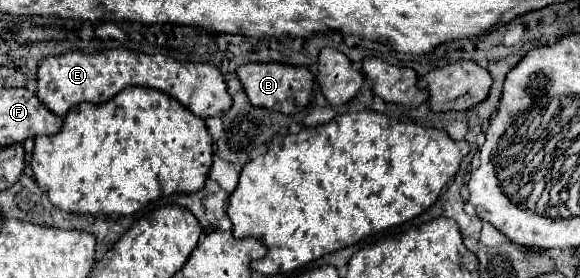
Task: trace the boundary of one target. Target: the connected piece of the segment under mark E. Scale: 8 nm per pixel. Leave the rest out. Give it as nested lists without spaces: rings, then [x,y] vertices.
[[[110,49],[94,55],[82,51],[68,51],[58,57],[46,57],[38,65],[38,91],[36,97],[54,115],[64,117],[74,105],[80,103],[106,103],[118,91],[126,87],[150,87],[164,91],[166,95],[178,99],[194,115],[208,119],[222,115],[230,109],[232,99],[226,89],[222,73],[210,63],[180,63],[164,55],[144,55],[132,53],[128,49]]]

